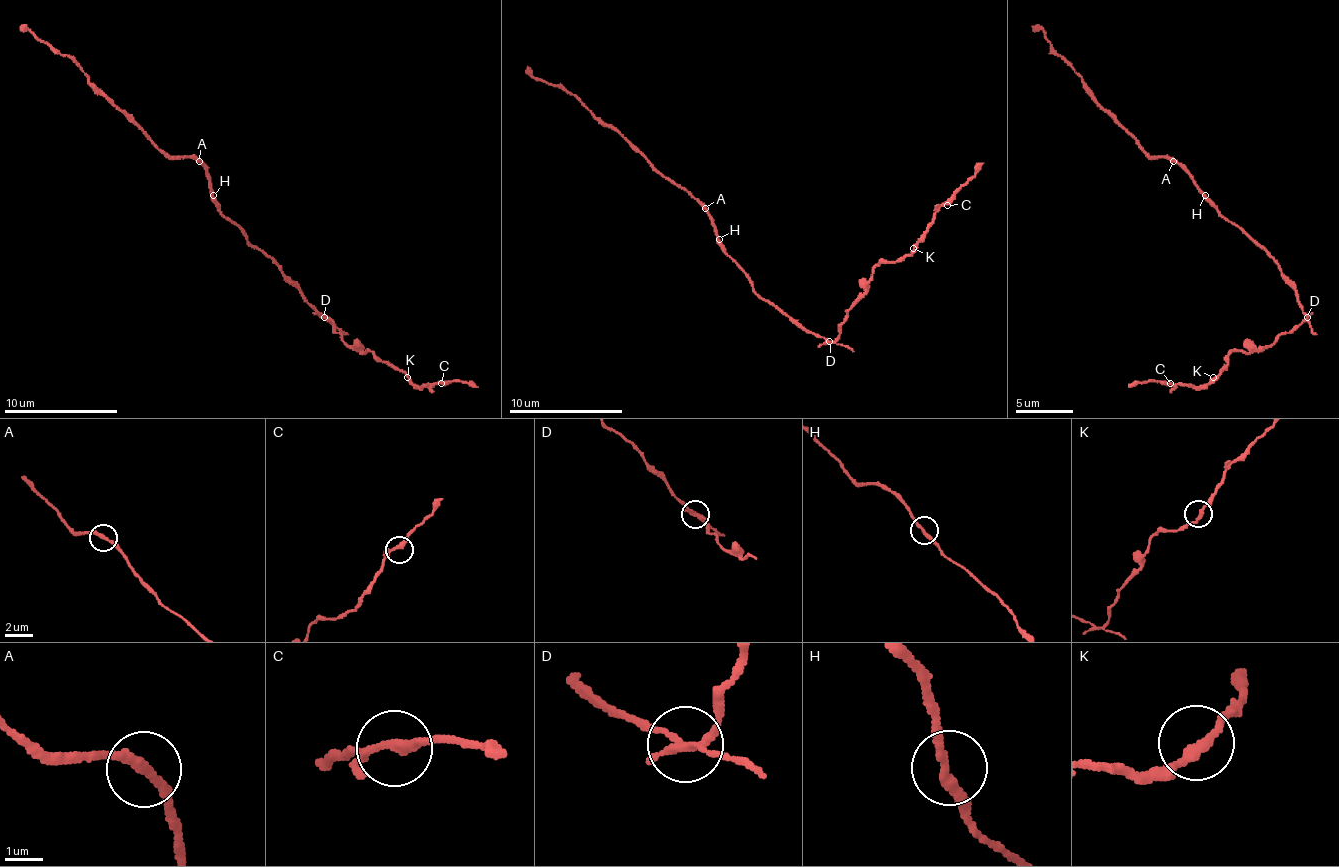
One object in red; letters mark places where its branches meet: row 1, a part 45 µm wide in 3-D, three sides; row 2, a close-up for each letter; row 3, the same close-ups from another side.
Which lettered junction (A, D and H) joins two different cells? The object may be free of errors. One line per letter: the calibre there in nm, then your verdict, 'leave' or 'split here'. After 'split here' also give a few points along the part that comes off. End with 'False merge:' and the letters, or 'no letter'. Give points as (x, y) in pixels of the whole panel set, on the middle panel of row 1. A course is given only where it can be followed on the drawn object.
A: calibre 240 nm; leave
D: calibre 200 nm; split here; course (830, 342), (876, 268), (901, 259), (921, 236), (935, 211), (984, 162)
H: calibre 240 nm; leave
False merge: D

